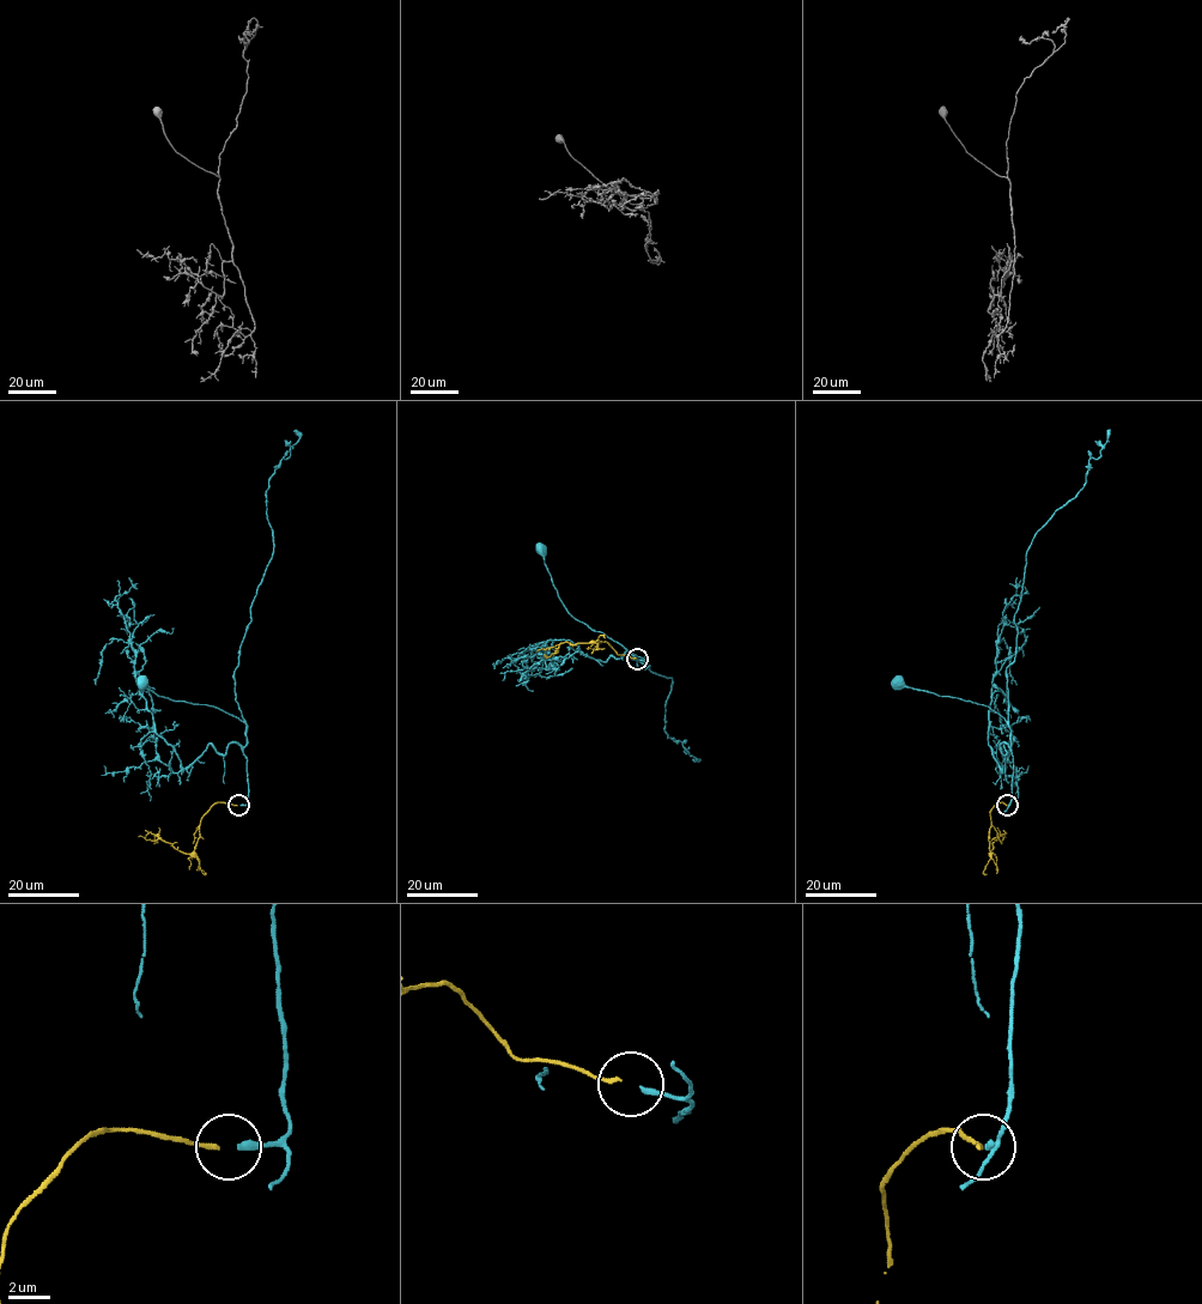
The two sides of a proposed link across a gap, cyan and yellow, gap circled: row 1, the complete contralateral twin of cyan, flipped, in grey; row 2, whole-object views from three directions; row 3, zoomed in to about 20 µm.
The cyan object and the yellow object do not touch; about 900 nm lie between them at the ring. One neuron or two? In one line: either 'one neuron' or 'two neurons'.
one neuron

